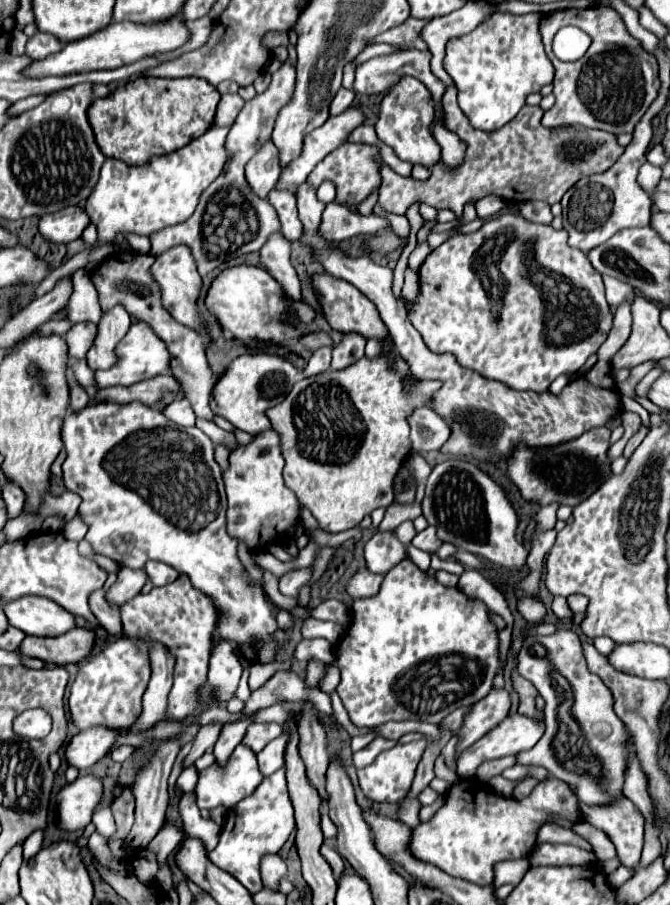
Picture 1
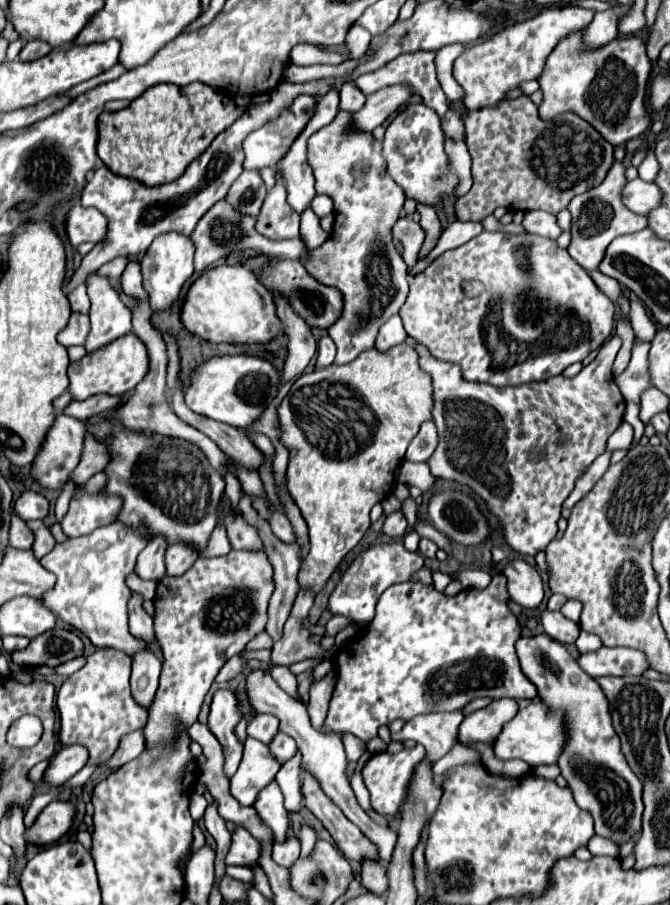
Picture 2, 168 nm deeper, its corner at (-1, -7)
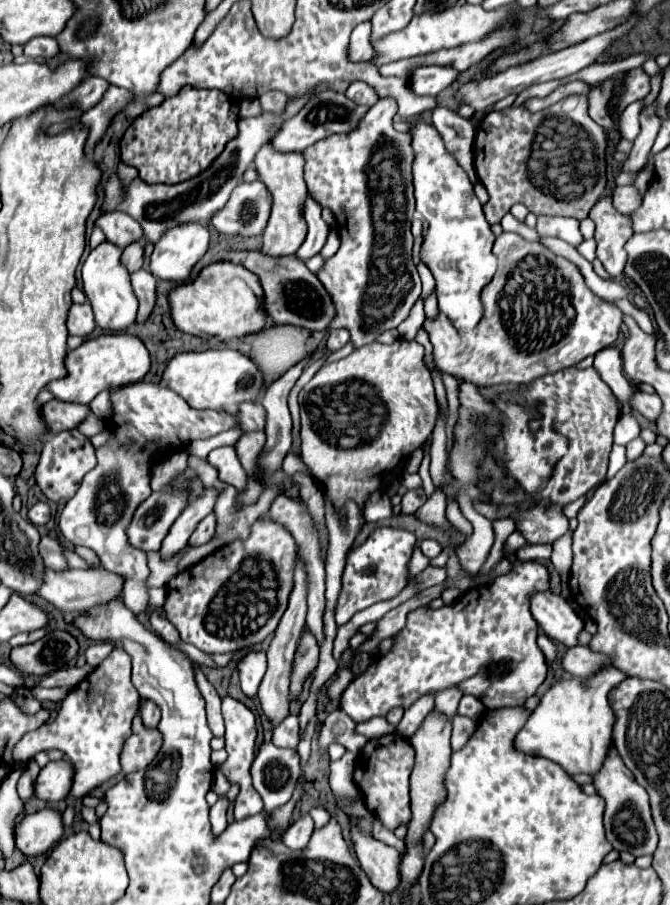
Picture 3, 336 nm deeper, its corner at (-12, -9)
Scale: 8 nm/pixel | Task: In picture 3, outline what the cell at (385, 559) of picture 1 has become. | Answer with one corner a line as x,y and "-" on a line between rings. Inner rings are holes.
409,490
405,496
403,496
403,504
401,504
401,514
403,516
411,516
415,514
423,504
425,504
427,496
423,490

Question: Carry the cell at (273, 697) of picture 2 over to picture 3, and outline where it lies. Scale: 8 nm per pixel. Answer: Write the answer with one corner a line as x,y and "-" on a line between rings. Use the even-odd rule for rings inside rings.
251,652
239,662
239,678
241,678
241,690
249,696
255,698
259,694
261,680
267,670
267,658
265,652

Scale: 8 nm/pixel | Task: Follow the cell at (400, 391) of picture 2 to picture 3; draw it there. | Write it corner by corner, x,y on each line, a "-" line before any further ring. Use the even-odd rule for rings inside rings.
395,340
393,344
381,344
381,342
375,342
373,346
363,346
361,350
353,350
347,358
339,360
339,362
331,362
331,364
325,364
307,384
305,388
299,392
299,406
301,406
301,438
303,438
303,448
301,448
301,458
307,466
307,470
311,472
311,476
323,486
325,490
325,496
329,498
331,506
339,512
341,520
345,522
345,504
349,500
353,500
361,510
365,508
365,502
367,498
377,492
377,490
383,490
385,482
383,478
397,478
397,474
403,472
405,468
405,460
407,456
417,450
419,446
423,446
423,442
431,436
433,428
435,428
435,422
437,422
437,412
439,412
439,406
437,406
437,398
435,398
435,390
433,390
433,382
431,382
431,372
427,370
425,362
423,362
423,356
425,356
425,348
415,342
415,340

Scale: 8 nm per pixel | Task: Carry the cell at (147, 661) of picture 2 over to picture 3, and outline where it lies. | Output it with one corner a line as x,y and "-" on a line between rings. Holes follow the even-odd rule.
143,698
141,700
141,708
139,708
139,714
141,714
141,720
145,722
145,726
153,728
159,724
159,718
161,718
161,708
149,700
149,698

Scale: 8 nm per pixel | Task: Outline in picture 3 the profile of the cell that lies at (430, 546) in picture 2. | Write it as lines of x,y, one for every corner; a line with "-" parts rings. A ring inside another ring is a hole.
423,540
421,542
421,550
423,550
423,554
425,556
429,556
429,558
435,558
435,556
439,556
441,554
441,544
437,542
437,540

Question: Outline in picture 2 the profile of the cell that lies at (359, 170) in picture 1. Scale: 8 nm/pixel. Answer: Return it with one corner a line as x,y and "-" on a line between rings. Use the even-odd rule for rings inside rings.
340,110
330,126
320,128
308,140
316,192
334,200
334,226
330,240
310,252
304,268
320,284
342,292
342,316
328,328
328,336
338,346
336,364
346,364
362,350
368,350
372,334
384,324
384,316
398,314
408,296
408,266
392,240
392,226
400,218
406,196
388,176
380,140
372,132
346,132
350,116
352,112

